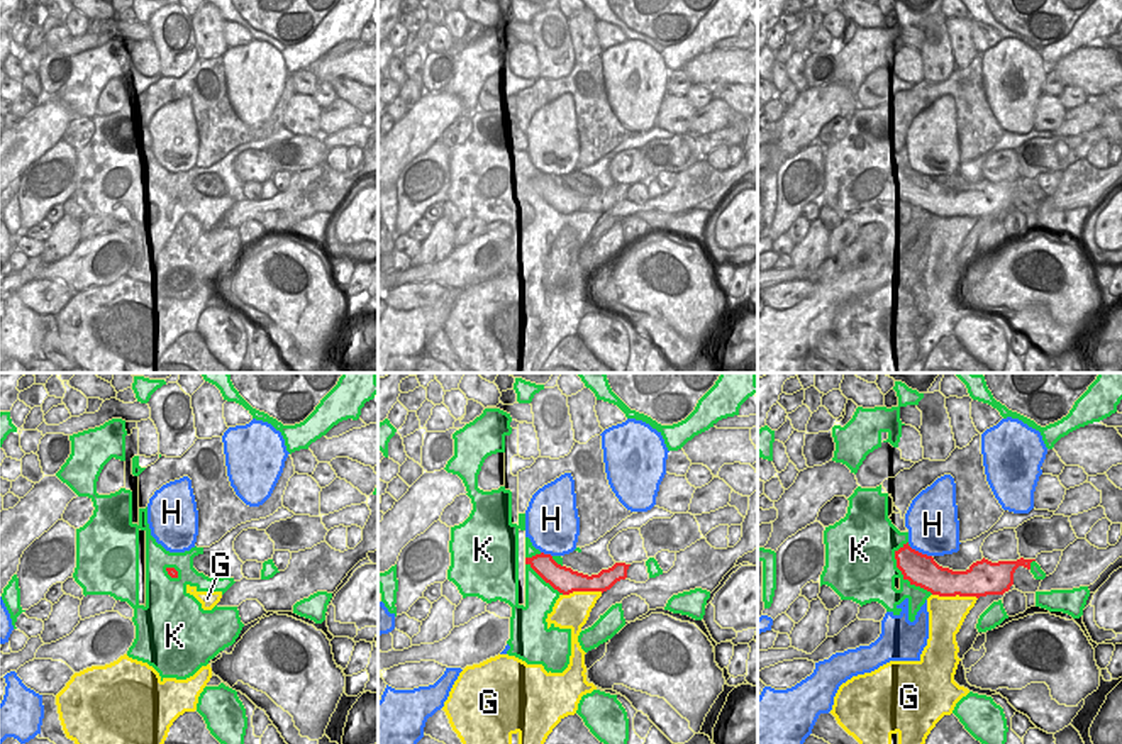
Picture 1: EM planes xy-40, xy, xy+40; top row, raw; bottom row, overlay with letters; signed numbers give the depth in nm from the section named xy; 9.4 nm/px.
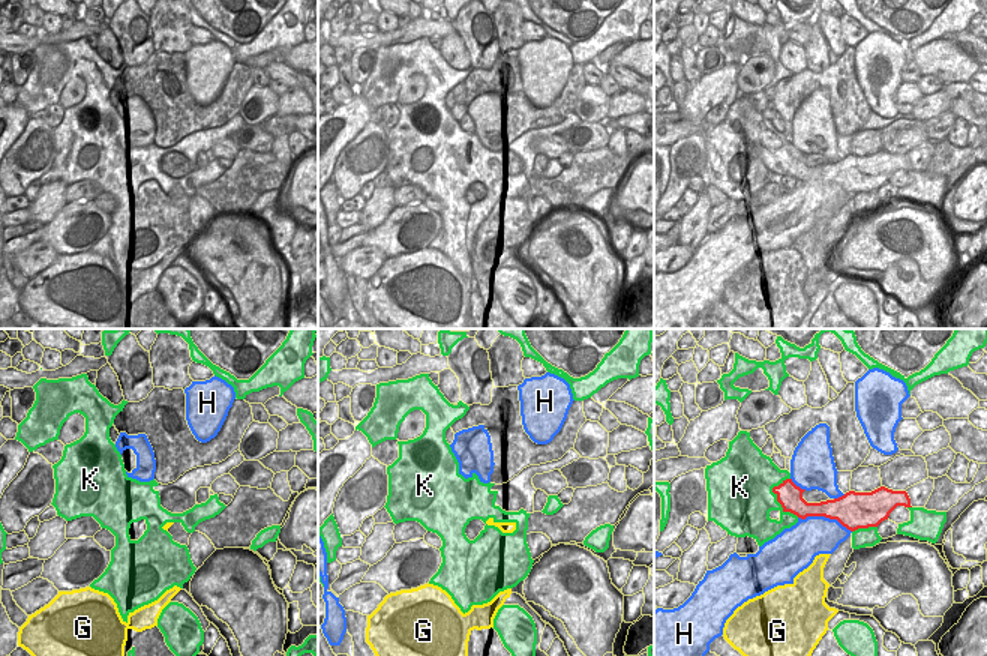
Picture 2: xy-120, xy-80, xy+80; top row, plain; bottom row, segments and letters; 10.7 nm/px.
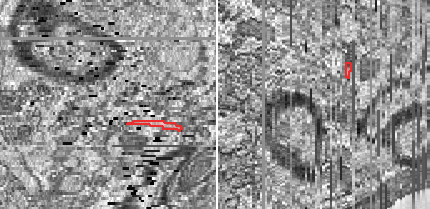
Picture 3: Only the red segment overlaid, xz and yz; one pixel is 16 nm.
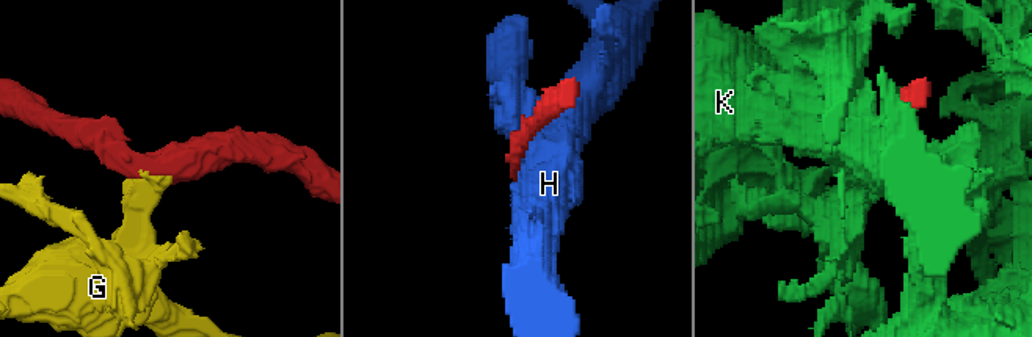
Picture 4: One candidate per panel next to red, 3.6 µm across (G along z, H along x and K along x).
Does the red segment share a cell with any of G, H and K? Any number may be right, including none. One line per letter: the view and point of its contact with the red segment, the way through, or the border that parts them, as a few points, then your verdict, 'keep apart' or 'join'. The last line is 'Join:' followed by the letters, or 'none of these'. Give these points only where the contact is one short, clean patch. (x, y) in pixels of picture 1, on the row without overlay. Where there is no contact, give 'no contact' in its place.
G: meets red in xy+40 at (955, 216); border along xy+40 (933, 214), (973, 216), (977, 219); keep apart
H: meets red in xy+40 at (921, 173); keep apart
K: meets red in xy+40 at (902, 194); keep apart
Join: none of these

